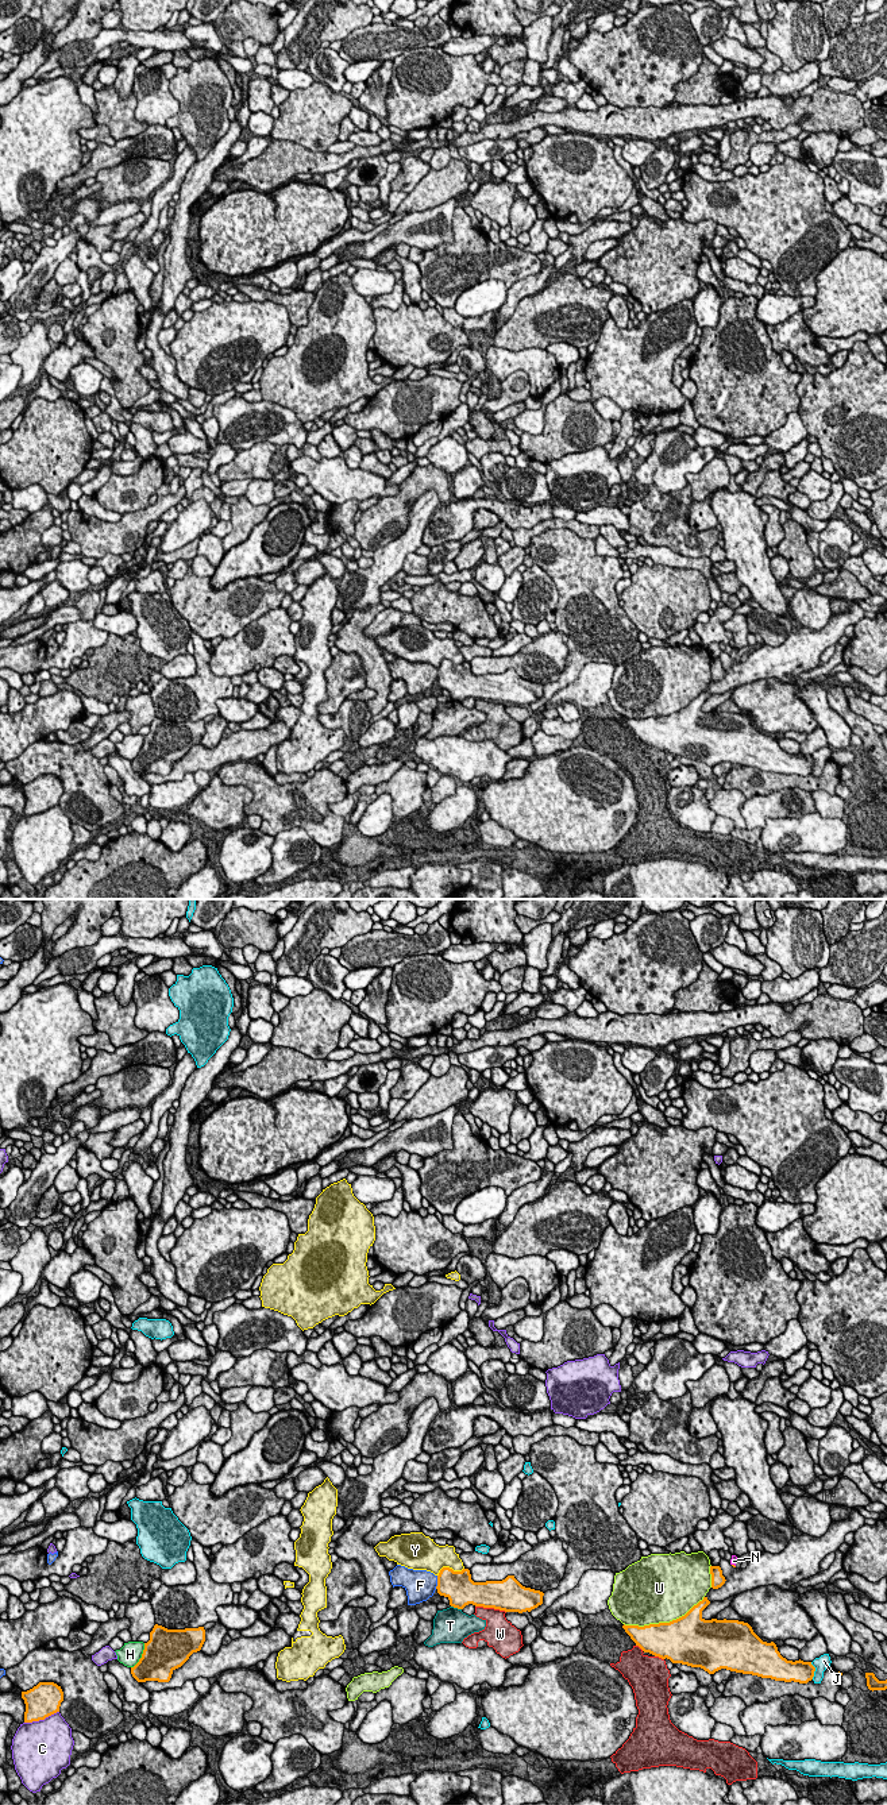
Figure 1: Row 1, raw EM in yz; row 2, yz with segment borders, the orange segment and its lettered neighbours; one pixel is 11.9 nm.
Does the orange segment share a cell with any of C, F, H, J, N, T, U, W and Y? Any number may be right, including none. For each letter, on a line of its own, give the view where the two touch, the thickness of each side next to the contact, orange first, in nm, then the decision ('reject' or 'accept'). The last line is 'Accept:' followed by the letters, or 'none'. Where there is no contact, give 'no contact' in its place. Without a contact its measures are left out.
C: contact in yz; calibres 400 and 480 nm; reject
F: contact in yz; calibres 360 and 360 nm; reject
H: contact in yz; calibres 460 and 260 nm; reject
J: contact in yz; calibres 260 and 160 nm; reject
N: contact in yz; calibres 30 and 90 nm; accept
T: contact in yz; calibres 360 and 420 nm; reject
U: contact in yz; calibres 480 and 480 nm; reject
W: contact in yz; calibres 380 and 280 nm; reject
Y: contact in yz; calibres 360 and 340 nm; reject
Accept: N

